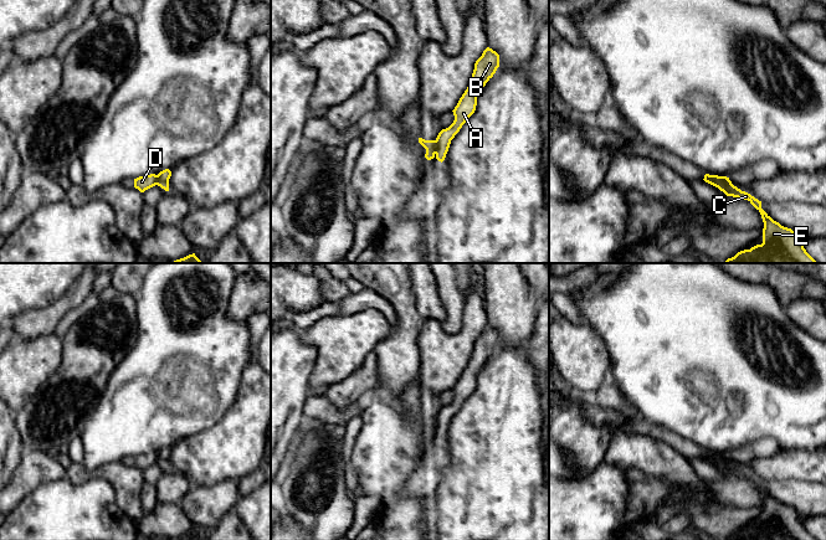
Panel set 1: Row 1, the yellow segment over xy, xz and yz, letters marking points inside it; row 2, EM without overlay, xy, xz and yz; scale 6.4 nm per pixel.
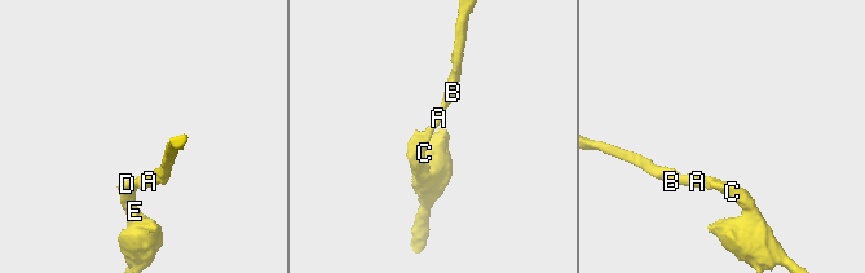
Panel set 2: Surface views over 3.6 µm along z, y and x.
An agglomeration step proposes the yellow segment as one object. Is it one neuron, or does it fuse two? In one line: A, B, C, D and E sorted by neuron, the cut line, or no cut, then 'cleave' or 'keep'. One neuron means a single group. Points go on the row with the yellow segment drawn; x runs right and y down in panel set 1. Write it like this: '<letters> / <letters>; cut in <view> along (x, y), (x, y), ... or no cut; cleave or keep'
A B / C D E; cut in xz along (435, 140), (436, 153); cleave

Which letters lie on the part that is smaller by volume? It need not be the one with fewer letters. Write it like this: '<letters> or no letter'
C, D, E

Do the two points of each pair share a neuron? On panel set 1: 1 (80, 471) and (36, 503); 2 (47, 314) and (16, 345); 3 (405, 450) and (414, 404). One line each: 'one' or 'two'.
1: two
2: two
3: two

